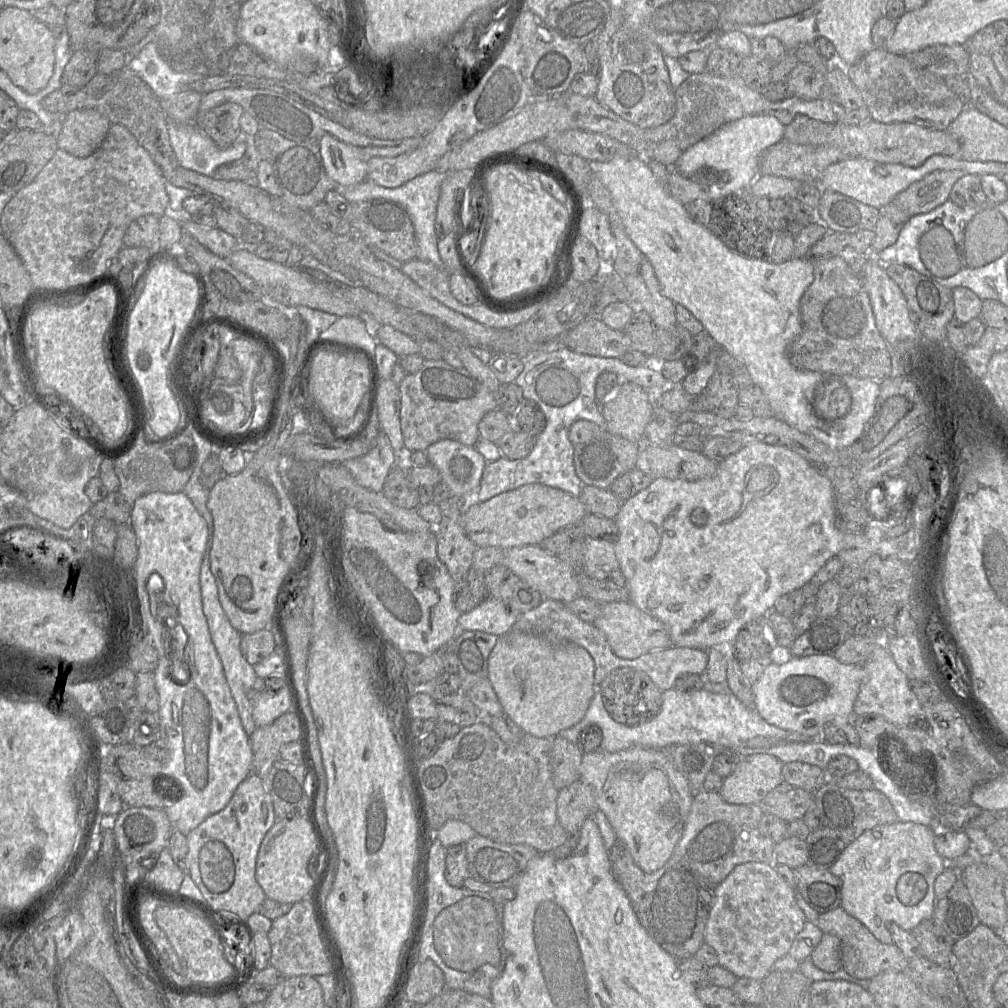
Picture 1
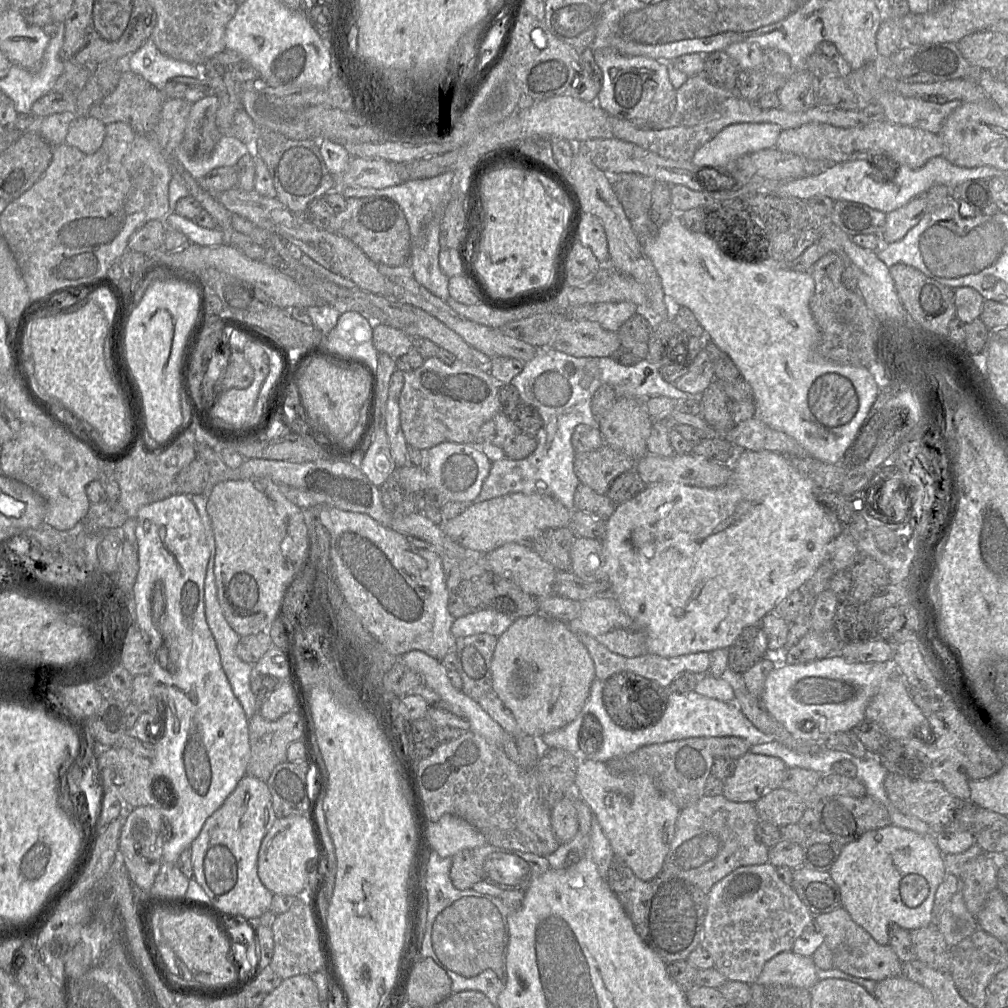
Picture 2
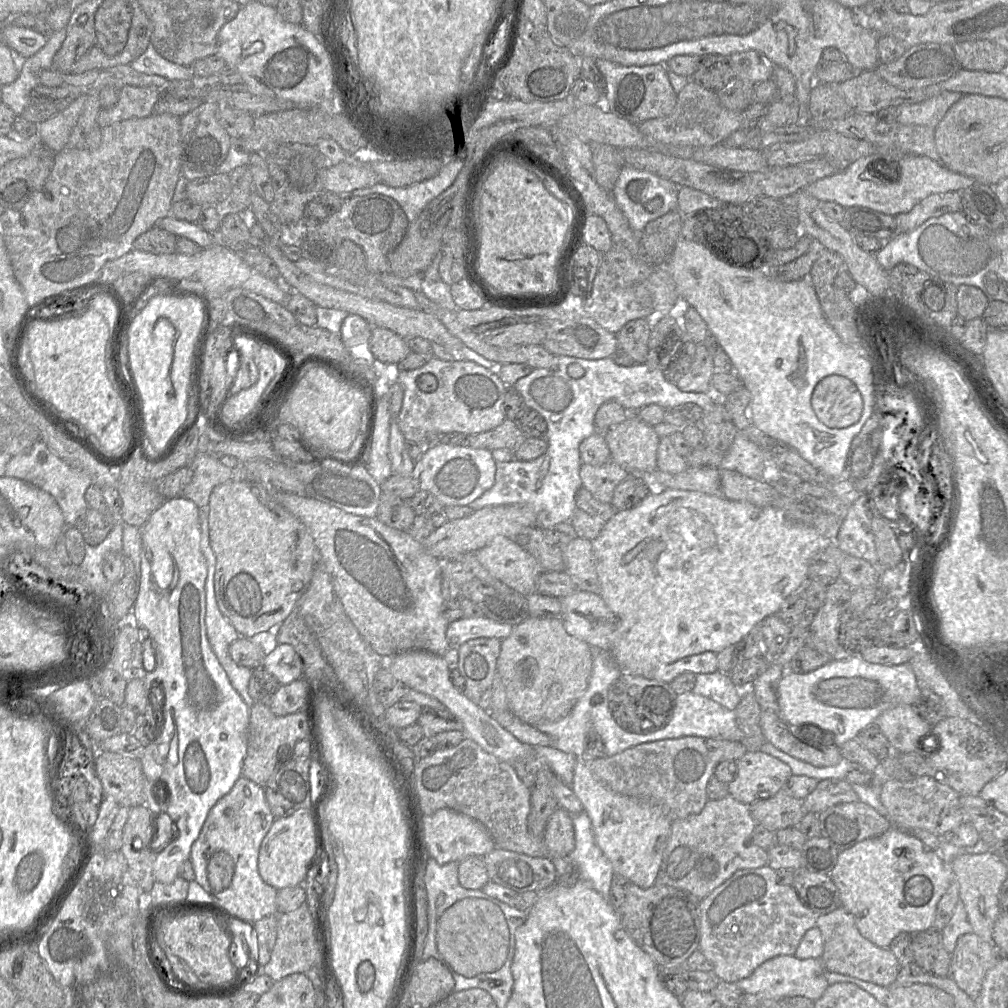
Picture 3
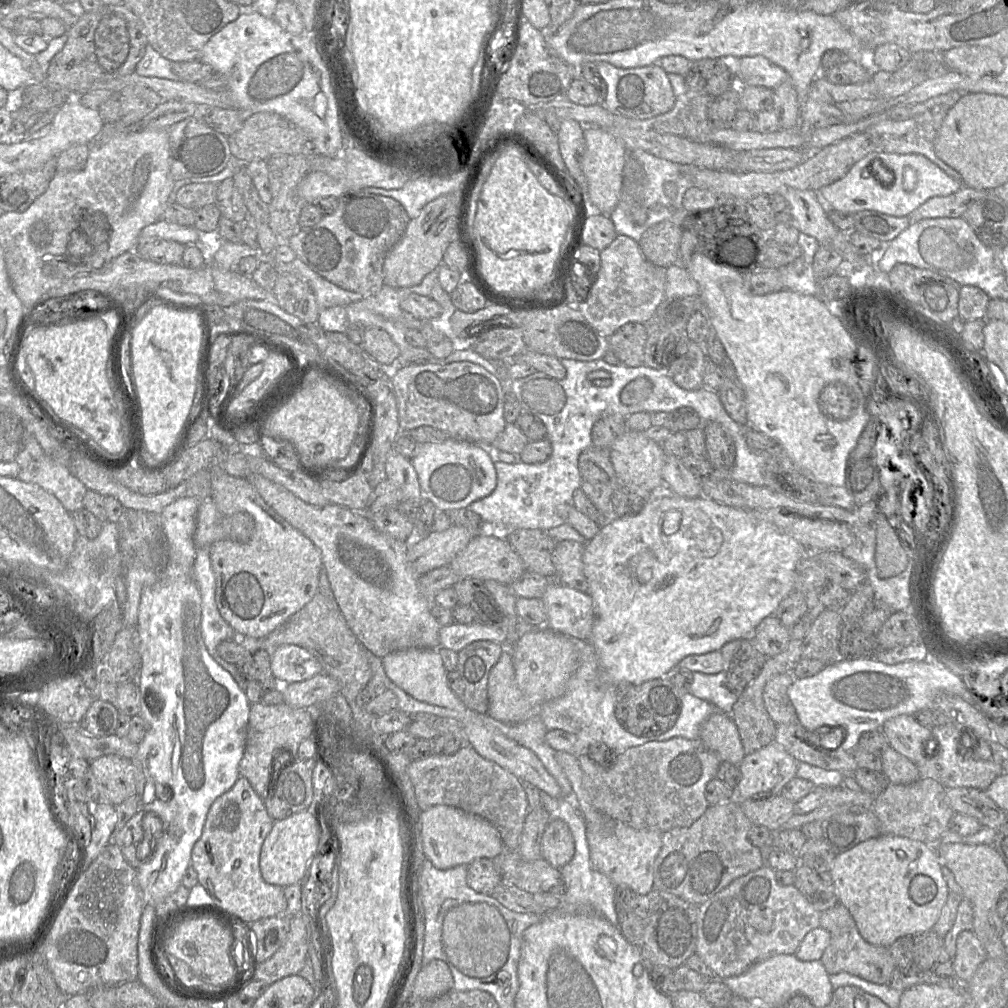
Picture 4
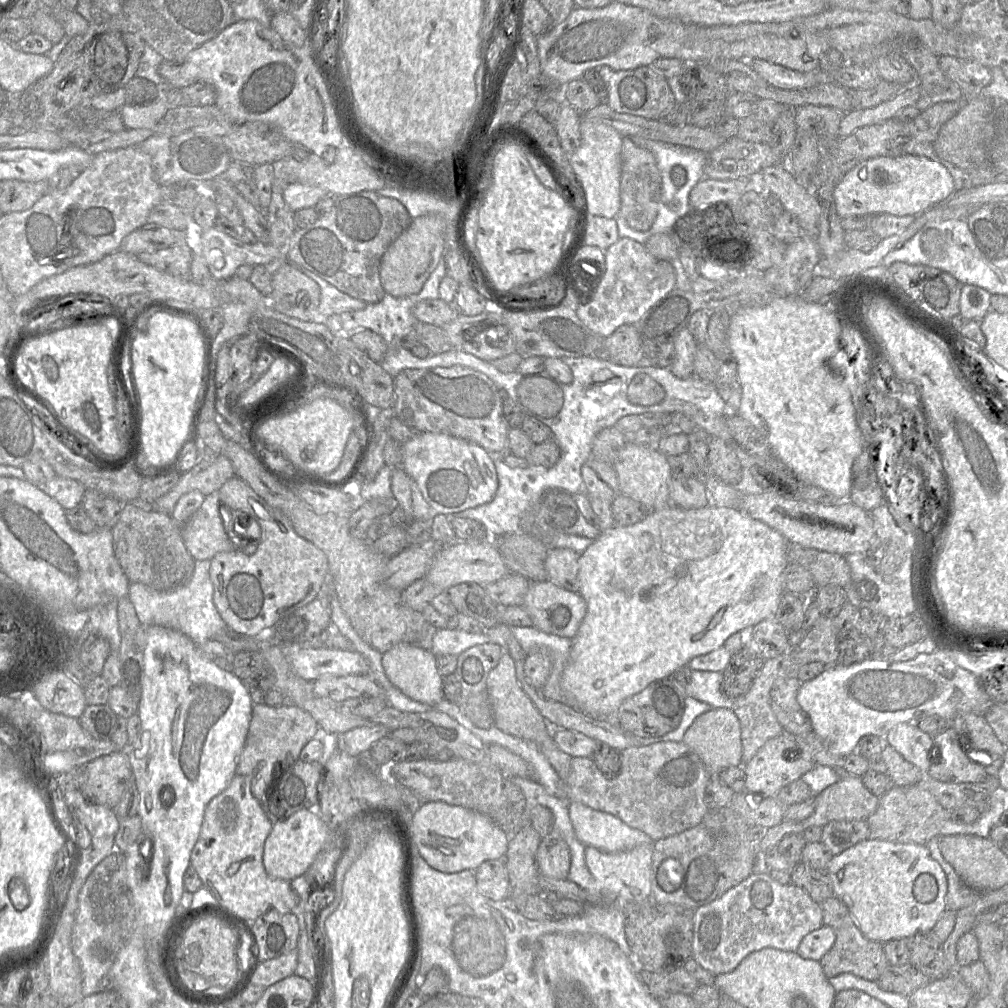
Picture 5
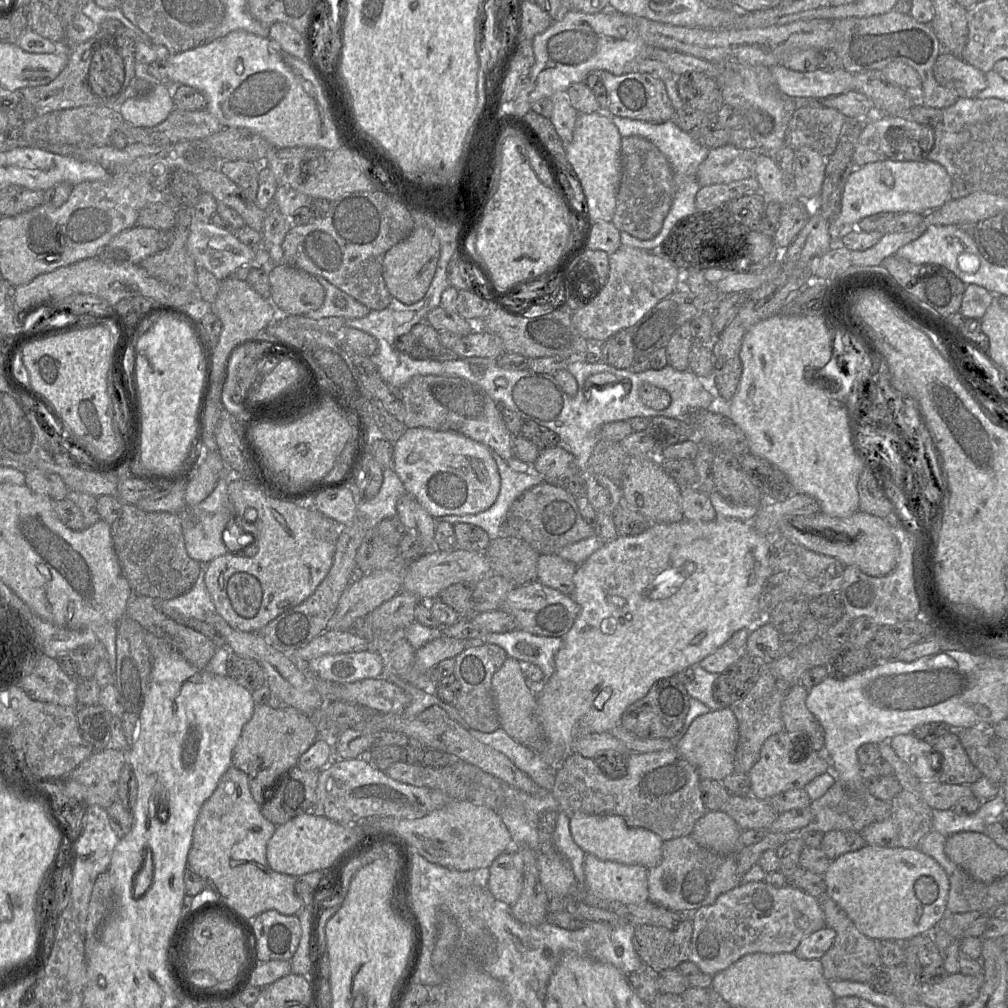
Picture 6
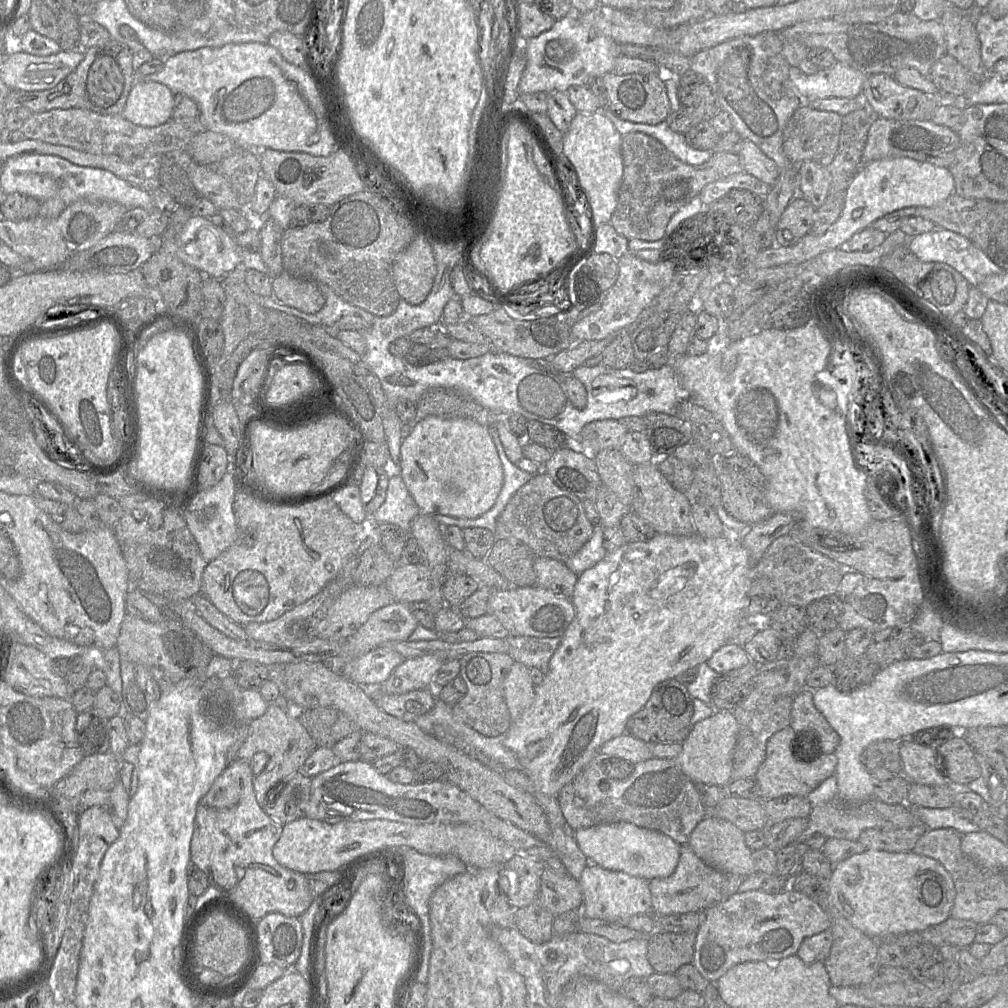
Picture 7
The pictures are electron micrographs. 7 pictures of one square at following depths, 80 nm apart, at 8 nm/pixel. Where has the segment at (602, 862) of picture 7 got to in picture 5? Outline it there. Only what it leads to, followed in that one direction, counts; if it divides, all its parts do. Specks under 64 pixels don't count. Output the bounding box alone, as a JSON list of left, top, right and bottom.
[569,802,655,852]

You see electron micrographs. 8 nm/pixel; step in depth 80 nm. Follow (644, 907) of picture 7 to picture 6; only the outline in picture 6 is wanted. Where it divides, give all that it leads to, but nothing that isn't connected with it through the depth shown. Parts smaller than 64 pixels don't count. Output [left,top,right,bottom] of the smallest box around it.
[583,853,649,904]

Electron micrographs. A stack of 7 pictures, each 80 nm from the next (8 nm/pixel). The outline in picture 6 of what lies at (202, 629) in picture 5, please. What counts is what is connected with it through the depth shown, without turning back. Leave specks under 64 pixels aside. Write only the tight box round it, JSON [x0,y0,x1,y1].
[155,564,217,624]

